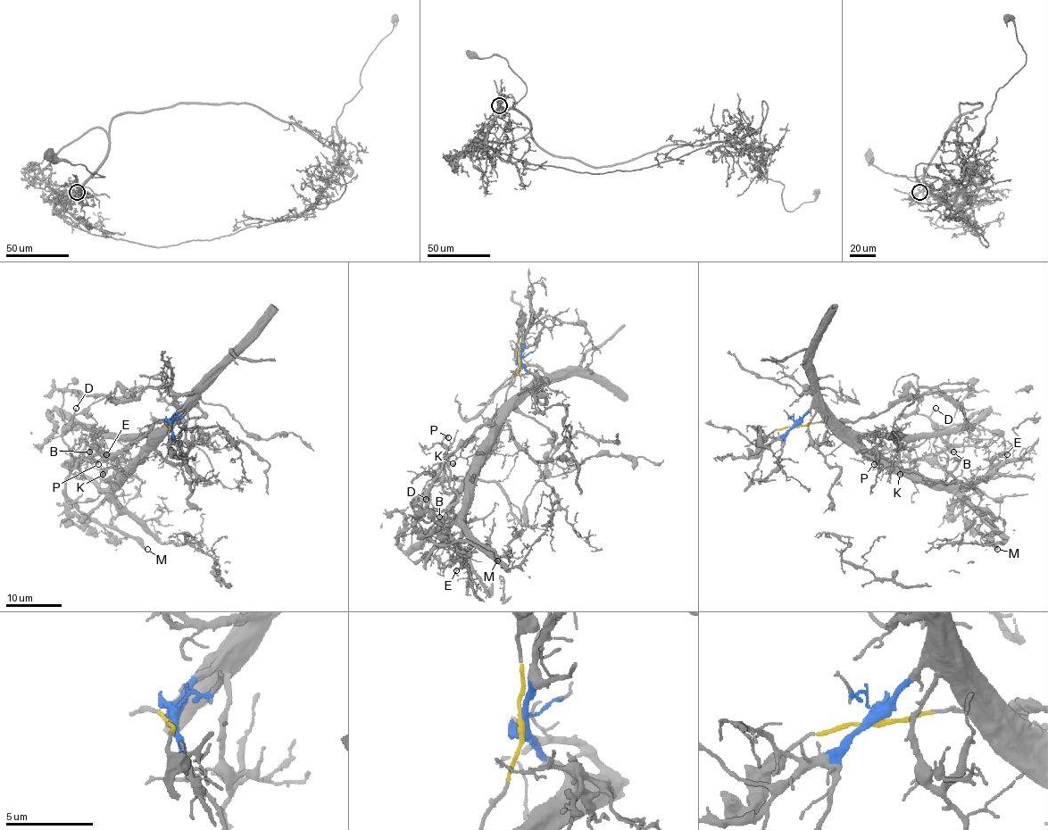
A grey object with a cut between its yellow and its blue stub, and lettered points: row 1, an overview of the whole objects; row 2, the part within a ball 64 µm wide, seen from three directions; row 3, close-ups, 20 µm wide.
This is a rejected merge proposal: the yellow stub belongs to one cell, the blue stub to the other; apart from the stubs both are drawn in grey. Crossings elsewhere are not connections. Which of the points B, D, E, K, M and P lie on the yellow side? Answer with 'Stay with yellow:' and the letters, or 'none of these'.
Stay with yellow: D, M

